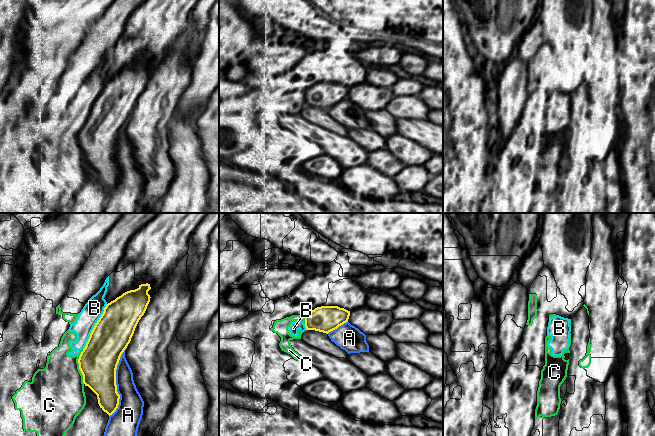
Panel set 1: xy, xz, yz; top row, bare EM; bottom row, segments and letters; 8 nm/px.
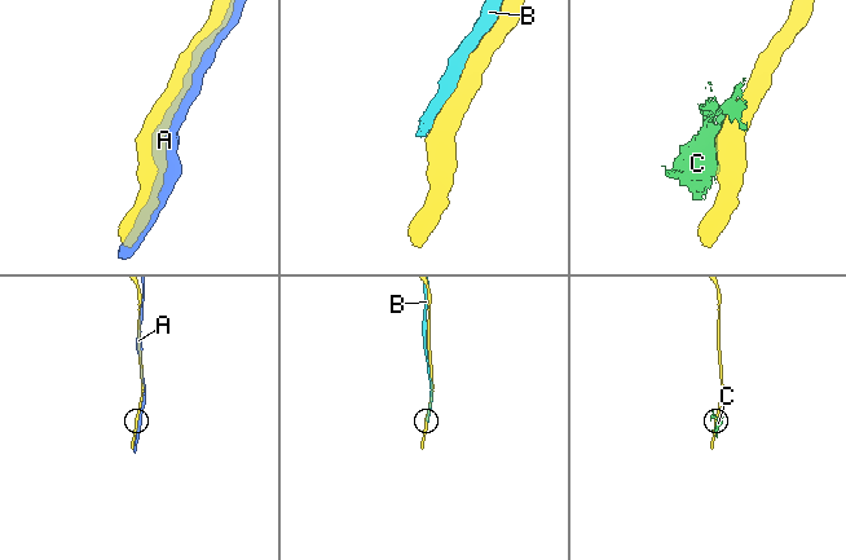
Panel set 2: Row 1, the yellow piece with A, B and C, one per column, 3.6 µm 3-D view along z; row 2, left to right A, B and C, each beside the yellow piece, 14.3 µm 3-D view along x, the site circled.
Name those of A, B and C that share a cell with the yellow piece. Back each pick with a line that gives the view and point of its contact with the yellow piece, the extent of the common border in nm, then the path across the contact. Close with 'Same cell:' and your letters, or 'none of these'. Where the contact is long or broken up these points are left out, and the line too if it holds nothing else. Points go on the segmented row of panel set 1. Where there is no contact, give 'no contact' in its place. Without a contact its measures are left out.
Same cell: none of these

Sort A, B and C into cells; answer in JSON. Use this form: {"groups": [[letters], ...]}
{"groups": [["A"], ["B"], ["C"]]}

